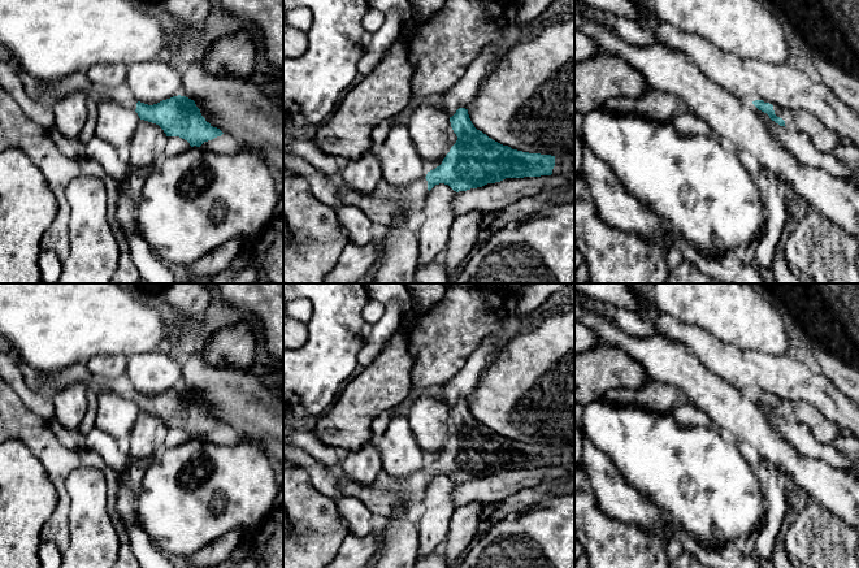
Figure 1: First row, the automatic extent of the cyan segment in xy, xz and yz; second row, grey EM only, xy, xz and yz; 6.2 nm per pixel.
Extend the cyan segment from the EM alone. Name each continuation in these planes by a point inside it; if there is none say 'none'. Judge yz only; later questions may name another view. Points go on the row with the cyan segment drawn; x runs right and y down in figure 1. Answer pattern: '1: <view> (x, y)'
1: yz (786, 115)

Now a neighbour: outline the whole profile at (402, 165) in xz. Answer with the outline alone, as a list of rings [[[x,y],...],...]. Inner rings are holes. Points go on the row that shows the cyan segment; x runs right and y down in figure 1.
[[[402,114],[394,117],[389,135],[376,155],[382,166],[382,179],[394,187],[407,187],[428,174]]]

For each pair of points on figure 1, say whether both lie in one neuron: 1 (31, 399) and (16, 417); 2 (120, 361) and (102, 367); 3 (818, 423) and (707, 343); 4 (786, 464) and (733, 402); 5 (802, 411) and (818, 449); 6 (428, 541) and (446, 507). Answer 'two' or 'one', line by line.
1: two
2: one
3: two
4: one
5: two
6: one

